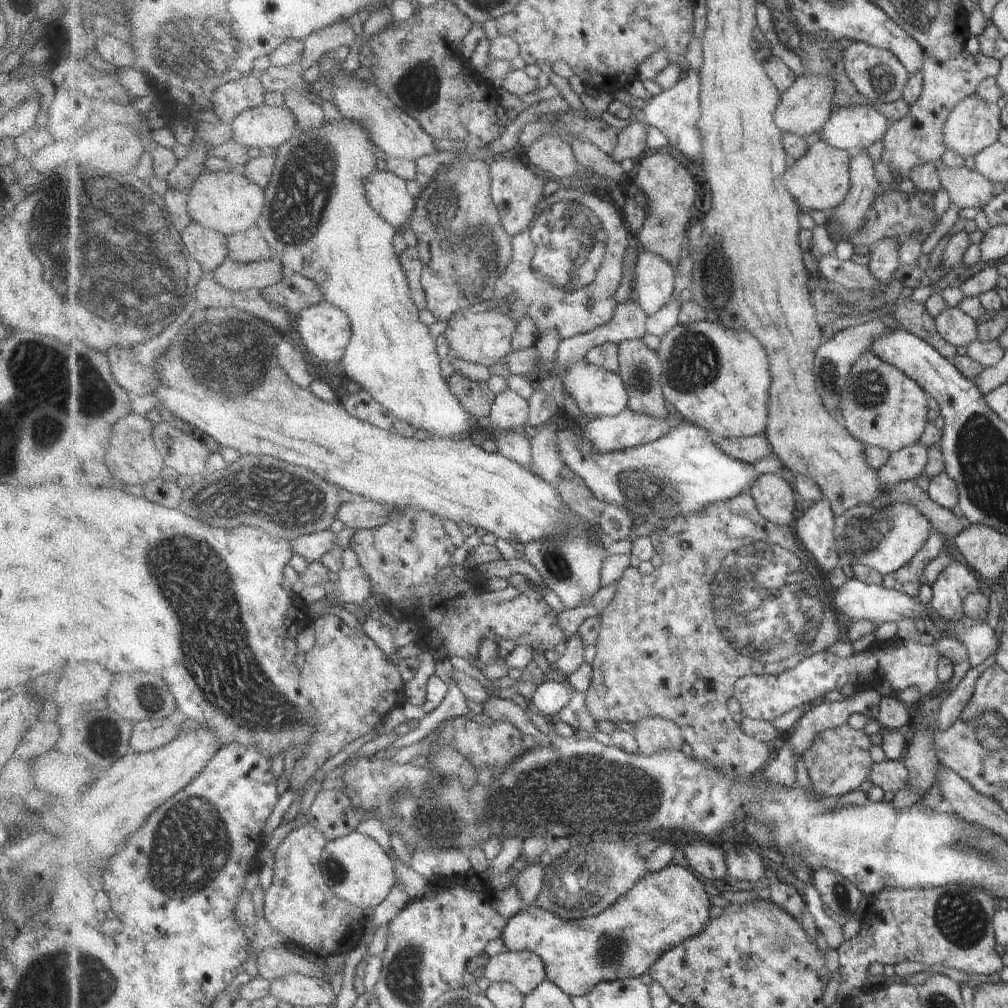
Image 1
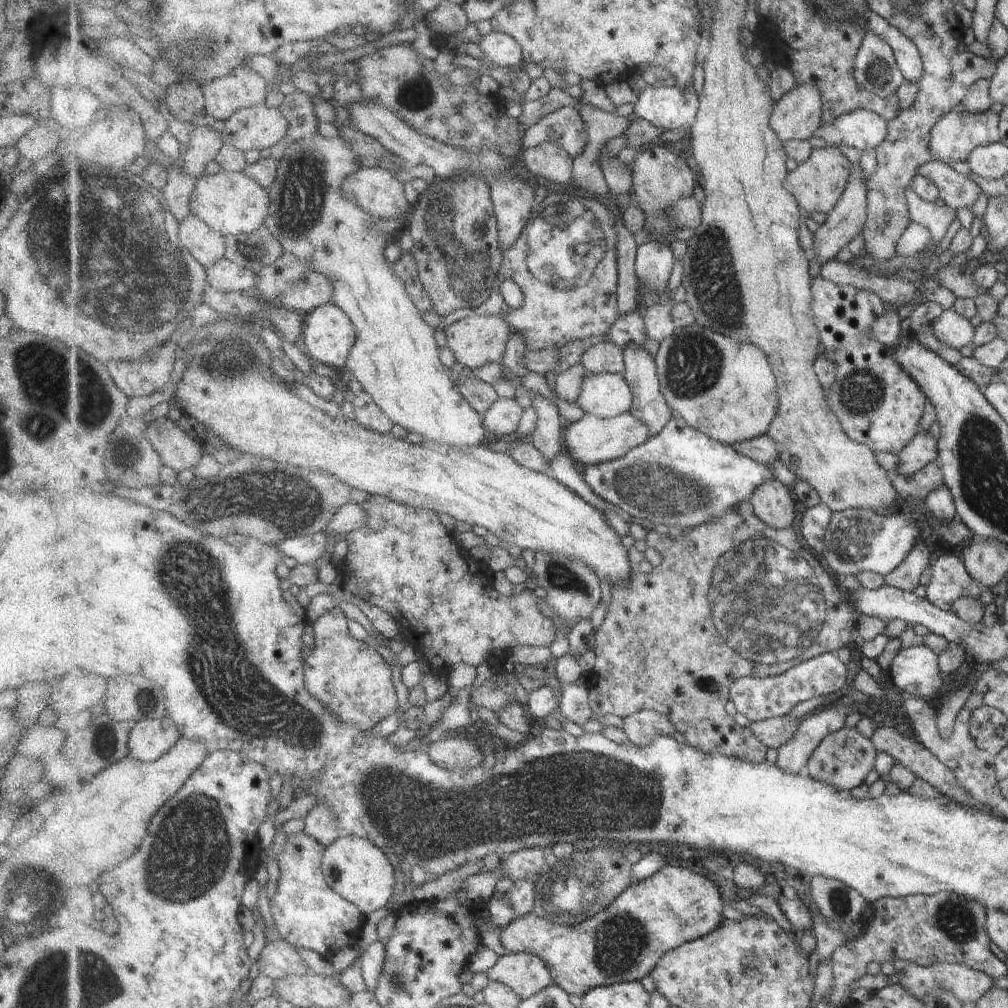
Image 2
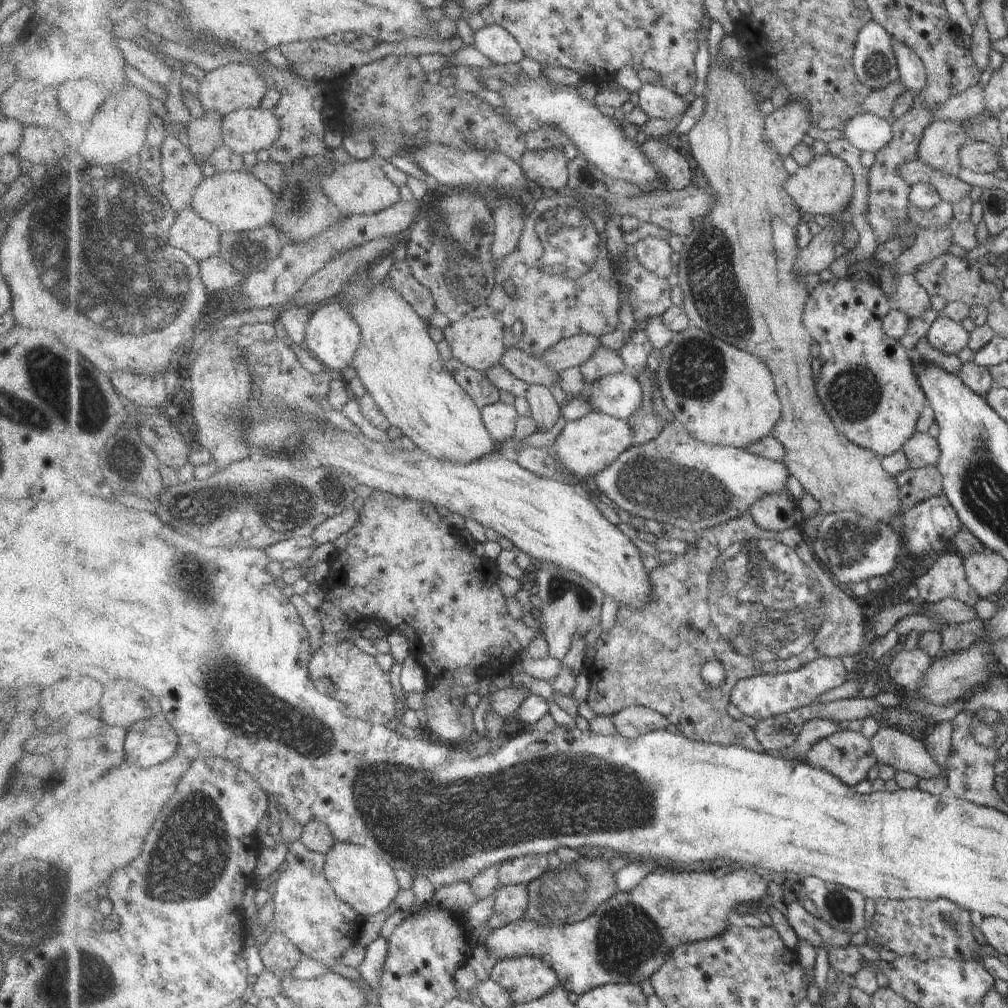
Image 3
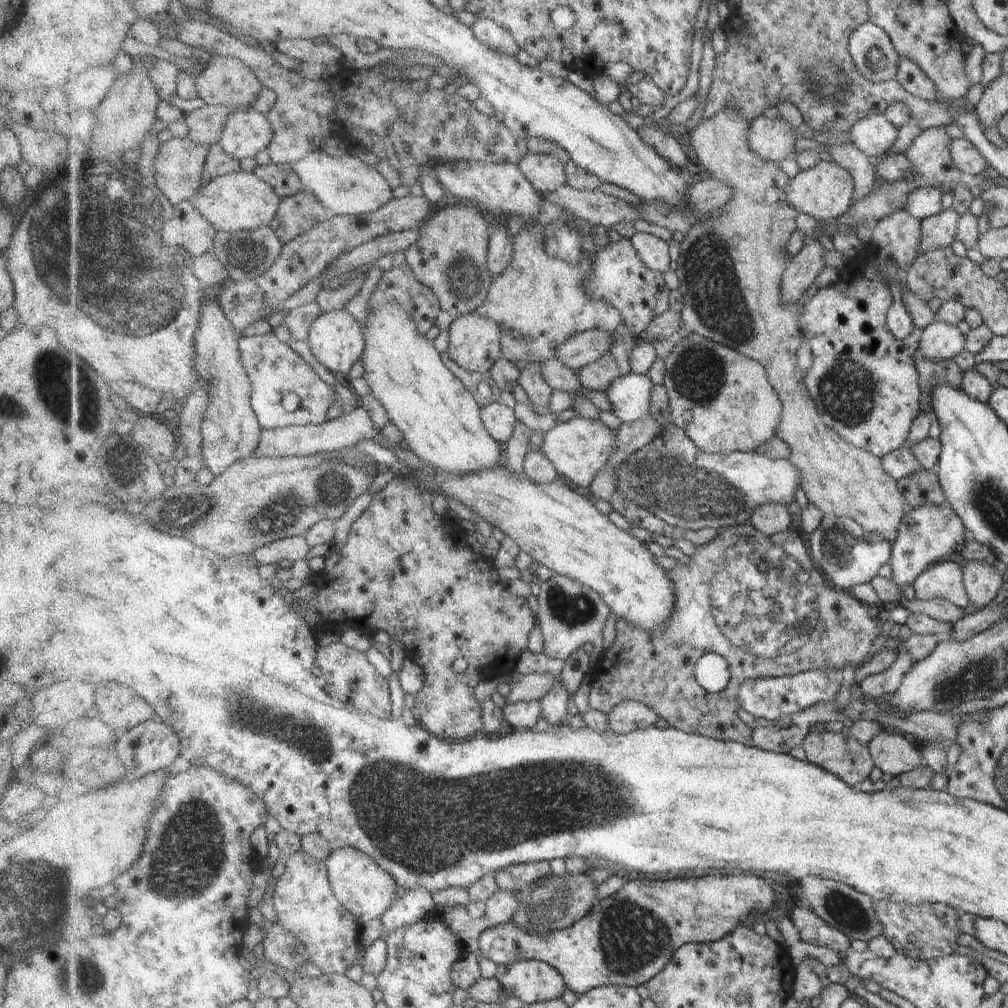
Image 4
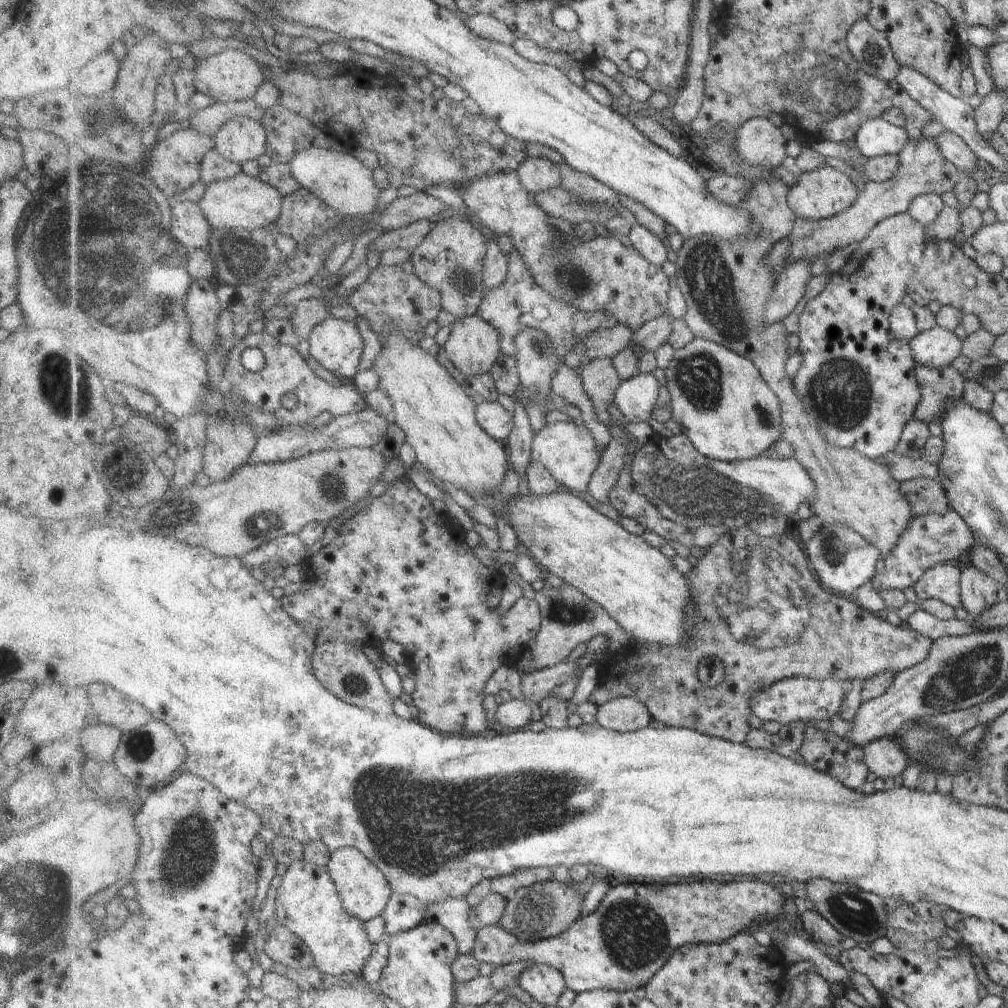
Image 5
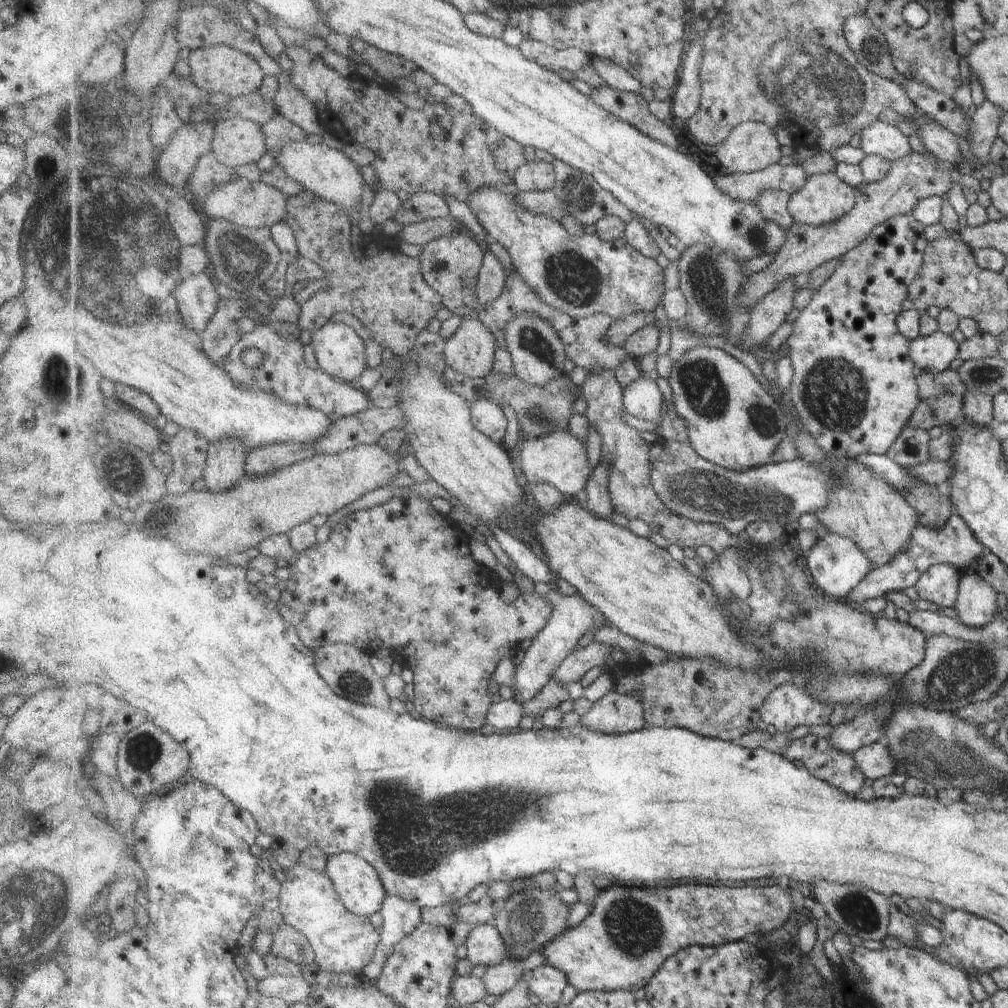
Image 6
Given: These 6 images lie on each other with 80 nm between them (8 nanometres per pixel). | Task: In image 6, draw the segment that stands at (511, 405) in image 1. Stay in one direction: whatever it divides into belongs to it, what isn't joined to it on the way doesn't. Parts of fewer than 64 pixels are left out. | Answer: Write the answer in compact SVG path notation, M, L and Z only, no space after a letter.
M488 398L470 403L476 428L504 445L504 438L508 434L508 418L506 418L500 405Z

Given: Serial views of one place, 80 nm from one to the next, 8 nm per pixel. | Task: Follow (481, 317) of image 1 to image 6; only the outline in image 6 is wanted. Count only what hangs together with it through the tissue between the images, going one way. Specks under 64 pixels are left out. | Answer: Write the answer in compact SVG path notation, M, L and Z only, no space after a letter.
M478 315L464 319L460 330L447 340L445 361L469 377L488 378L495 370L499 341Z

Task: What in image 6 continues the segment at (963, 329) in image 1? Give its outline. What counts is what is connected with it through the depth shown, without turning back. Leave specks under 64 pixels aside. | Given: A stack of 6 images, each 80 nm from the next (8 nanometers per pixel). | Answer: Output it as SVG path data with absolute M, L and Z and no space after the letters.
M938 330L911 342L911 357L921 371L941 373L958 356L959 344Z

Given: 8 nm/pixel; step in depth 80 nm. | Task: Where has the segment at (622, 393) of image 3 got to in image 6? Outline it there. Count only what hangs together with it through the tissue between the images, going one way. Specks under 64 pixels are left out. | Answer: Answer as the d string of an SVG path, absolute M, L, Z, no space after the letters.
M643 375L624 391L627 412L644 420L656 423L664 406L663 392L653 378Z

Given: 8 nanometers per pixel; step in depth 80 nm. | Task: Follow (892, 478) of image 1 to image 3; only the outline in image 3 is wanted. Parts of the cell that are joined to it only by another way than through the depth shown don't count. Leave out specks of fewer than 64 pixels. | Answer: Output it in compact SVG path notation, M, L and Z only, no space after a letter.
M915 432L907 444L904 444L903 452L908 458L910 469L937 466L940 457L938 442L928 433Z

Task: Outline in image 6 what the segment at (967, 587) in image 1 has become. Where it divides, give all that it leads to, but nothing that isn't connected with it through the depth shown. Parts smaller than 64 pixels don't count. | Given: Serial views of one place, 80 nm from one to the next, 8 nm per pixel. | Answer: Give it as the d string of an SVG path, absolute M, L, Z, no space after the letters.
M940 563L928 567L915 588L920 599L952 608L956 604L959 582L958 569L950 563Z

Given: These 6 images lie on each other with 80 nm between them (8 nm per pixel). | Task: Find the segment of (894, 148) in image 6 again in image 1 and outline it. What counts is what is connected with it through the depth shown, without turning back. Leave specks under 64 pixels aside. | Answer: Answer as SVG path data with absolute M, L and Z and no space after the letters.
M854 104L850 108L840 108L833 114L821 133L821 139L853 153L856 149L867 149L882 140L889 128L887 118L870 104Z

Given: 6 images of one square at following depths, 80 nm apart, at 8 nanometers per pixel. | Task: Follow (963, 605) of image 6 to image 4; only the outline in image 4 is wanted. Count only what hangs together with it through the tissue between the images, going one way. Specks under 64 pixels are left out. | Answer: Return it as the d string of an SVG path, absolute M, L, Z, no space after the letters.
M968 561L963 567L963 585L971 604L978 608L992 604L998 591L1006 586L1003 574L1003 569L988 563Z

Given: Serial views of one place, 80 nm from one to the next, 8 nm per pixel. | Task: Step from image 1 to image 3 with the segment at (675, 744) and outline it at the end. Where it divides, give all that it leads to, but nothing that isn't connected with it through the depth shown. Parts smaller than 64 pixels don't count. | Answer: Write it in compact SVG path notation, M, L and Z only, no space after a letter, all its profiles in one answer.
M628 706L618 714L612 716L619 733L627 738L640 738L642 734L654 732L654 730L666 730L670 726L670 720L646 706Z

